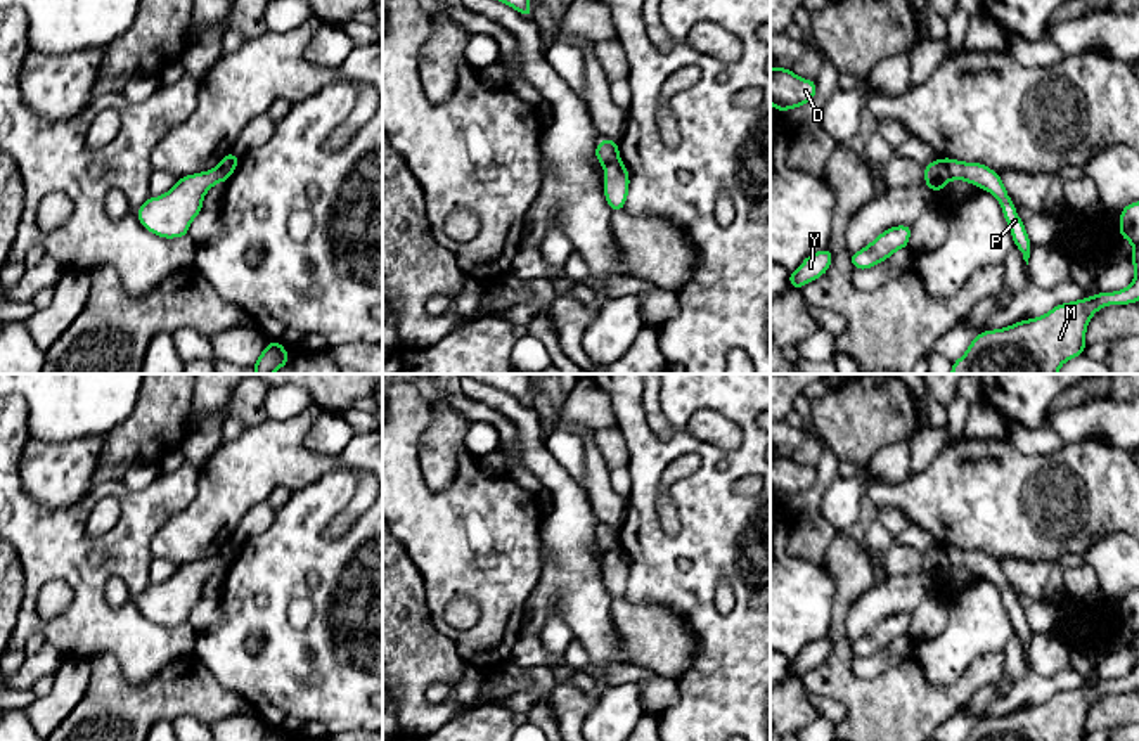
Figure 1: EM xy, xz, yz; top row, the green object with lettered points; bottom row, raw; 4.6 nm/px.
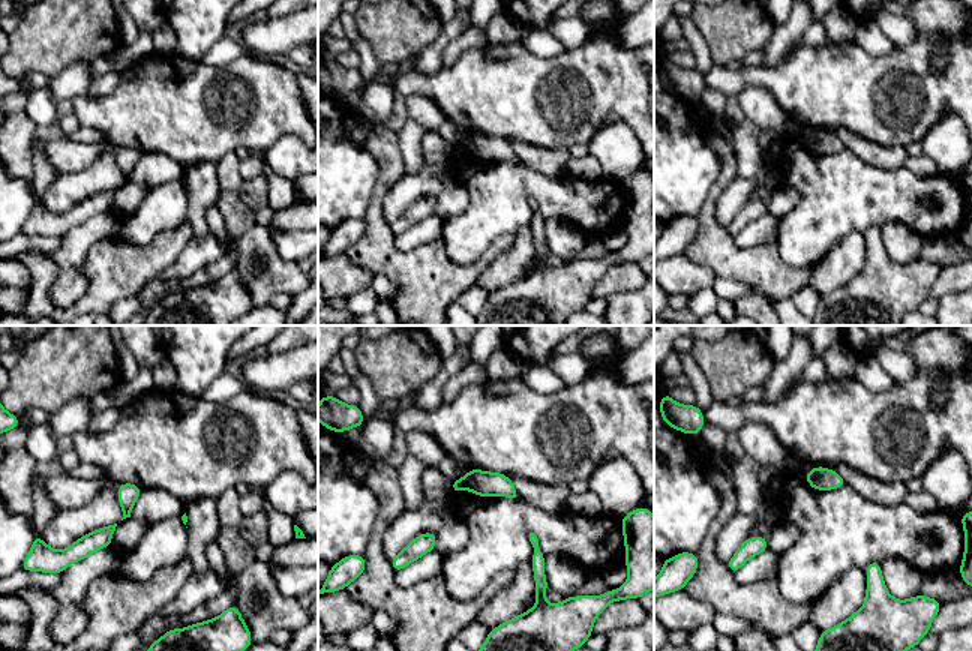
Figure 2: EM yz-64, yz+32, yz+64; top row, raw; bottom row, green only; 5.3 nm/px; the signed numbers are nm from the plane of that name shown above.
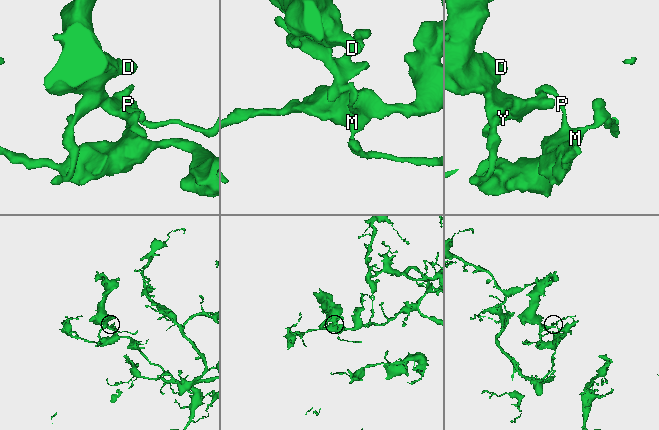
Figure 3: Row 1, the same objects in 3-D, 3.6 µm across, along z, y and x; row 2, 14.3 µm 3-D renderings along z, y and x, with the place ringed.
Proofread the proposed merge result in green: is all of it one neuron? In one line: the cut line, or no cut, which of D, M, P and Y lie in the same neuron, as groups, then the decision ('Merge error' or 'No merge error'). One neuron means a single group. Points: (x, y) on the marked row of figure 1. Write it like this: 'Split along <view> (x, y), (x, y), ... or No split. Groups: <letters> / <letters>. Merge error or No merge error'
Split along yz (940, 160), (951, 179). Groups: D Y / M P. Merge error

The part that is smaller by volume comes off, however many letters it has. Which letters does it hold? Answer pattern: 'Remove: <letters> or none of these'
Remove: D, Y

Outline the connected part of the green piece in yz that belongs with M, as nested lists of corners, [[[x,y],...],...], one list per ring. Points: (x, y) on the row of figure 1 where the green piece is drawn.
[[[1139,201],[1120,209],[1120,237],[1134,246],[1130,263],[1136,277],[1122,291],[1082,298],[1078,301],[1061,303],[1042,317],[1028,319],[1004,329],[983,331],[976,334],[966,353],[952,362],[950,374],[1058,374],[1059,367],[1084,353],[1085,331],[1092,315],[1106,305],[1129,305],[1139,301]]]

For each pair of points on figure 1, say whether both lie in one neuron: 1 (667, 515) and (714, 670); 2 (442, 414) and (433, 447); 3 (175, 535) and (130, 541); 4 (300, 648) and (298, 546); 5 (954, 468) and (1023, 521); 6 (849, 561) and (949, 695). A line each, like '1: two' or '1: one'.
1: two
2: one
3: two
4: one
5: one
6: one

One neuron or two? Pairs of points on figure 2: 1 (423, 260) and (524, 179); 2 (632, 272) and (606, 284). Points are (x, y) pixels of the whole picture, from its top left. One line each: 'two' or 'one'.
1: two
2: one

